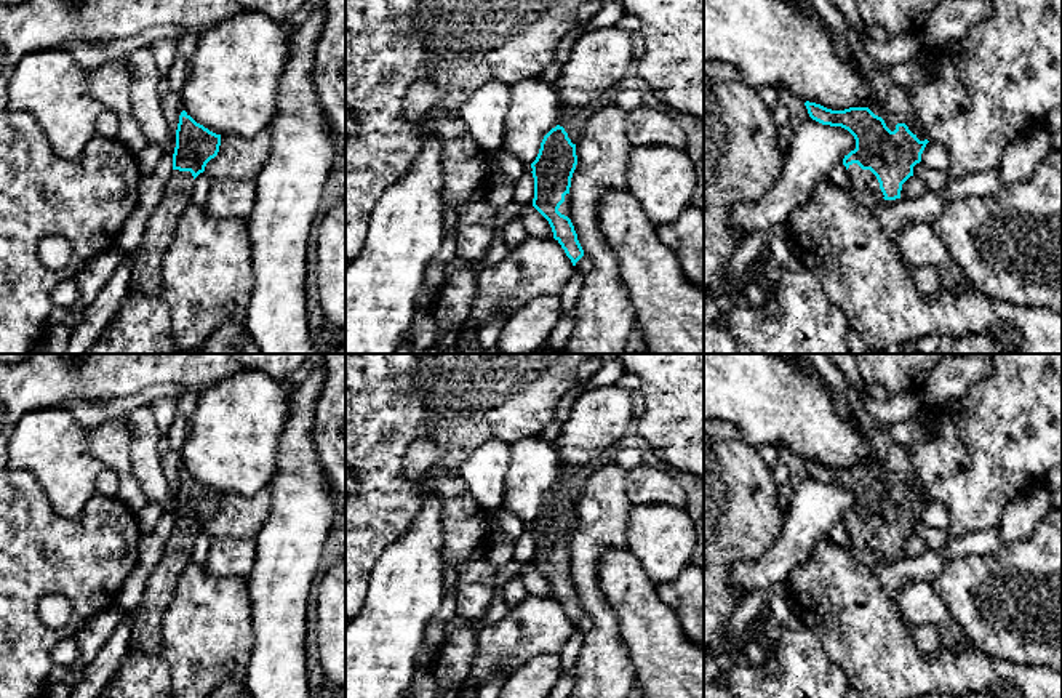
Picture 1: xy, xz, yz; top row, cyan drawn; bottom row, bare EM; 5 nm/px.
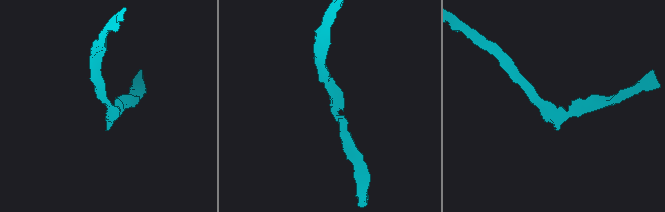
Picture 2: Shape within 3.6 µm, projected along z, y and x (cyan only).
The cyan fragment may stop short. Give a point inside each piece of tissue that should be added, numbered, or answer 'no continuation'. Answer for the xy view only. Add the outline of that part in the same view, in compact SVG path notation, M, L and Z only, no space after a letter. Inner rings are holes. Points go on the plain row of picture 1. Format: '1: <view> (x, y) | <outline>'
1: xy (146, 621) | M173 528L166 538L165 554L149 576L139 607L131 613L131 652L160 652L162 616L173 600L179 575L190 560L194 541L190 530L179 528Z

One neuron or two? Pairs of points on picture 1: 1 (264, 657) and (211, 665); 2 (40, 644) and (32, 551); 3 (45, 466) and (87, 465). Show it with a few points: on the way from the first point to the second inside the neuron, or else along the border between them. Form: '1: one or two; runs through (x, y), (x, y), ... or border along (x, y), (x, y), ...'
1: two; border along (253, 621), (253, 649), (243, 681)
2: one; runs through (26, 621), (26, 573)
3: one; runs through (55, 466), (77, 466)

